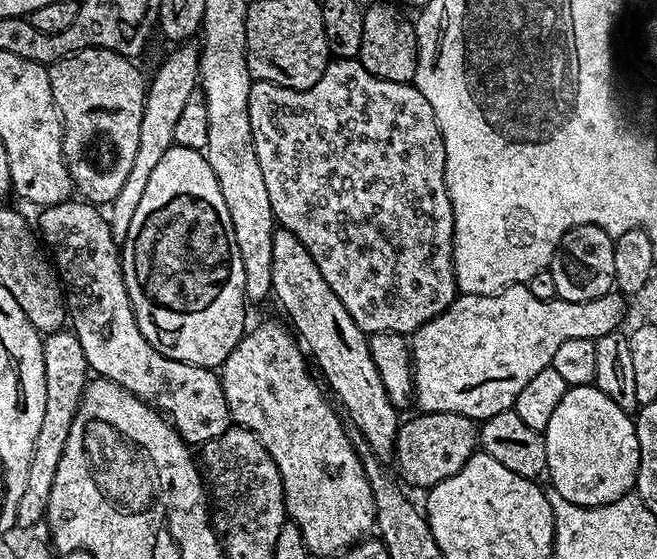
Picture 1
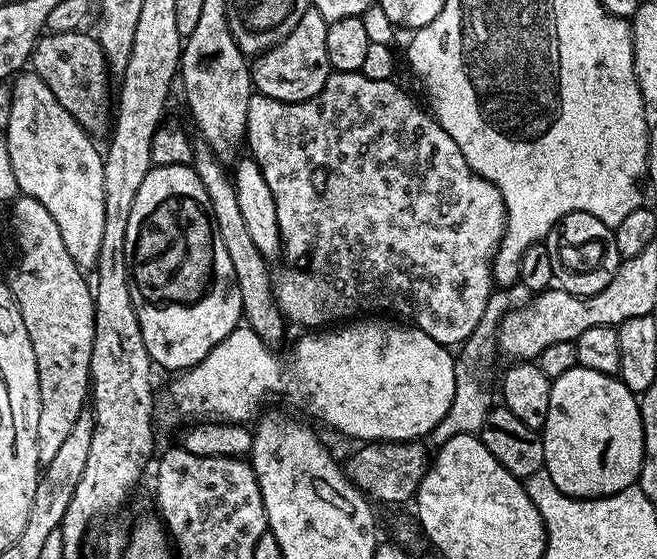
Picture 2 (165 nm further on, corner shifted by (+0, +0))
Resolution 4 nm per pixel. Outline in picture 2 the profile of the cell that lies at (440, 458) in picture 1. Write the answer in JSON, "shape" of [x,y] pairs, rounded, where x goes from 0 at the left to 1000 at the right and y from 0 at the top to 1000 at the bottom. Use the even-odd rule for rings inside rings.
{"shape":[[[586,787],[583,791],[554,791],[546,796],[543,809],[530,816],[530,825],[522,825],[521,835],[530,850],[530,860],[542,873],[546,873],[562,896],[580,894],[584,902],[615,902],[632,889],[639,875],[642,855],[651,844],[654,828],[654,809],[644,801],[644,792],[630,787]]]}

